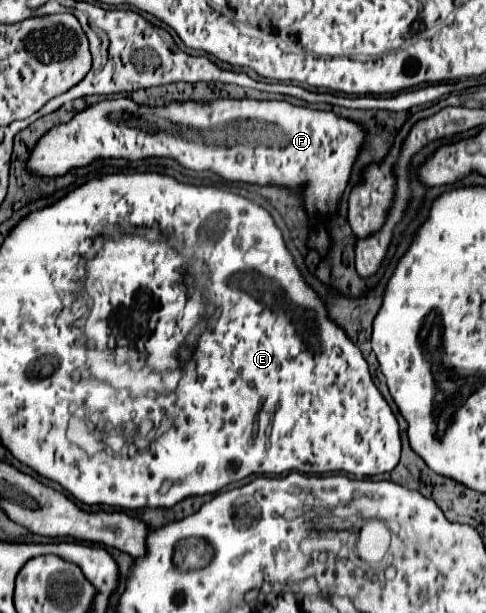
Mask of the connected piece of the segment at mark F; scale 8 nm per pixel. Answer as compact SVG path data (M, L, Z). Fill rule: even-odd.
M131 98L107 100L99 102L79 114L73 116L67 124L59 124L51 132L47 132L39 144L33 148L29 158L29 170L47 178L63 176L69 168L79 168L95 158L127 158L141 160L149 156L165 156L175 158L179 164L191 170L213 170L221 178L231 182L253 182L253 184L283 184L289 188L305 186L305 208L311 218L321 212L323 216L335 212L337 202L347 186L349 172L357 152L365 140L365 132L359 124L339 118L333 112L321 112L311 108L291 106L289 102L279 100L215 100L207 104L199 102L171 102L163 108L137 106Z

